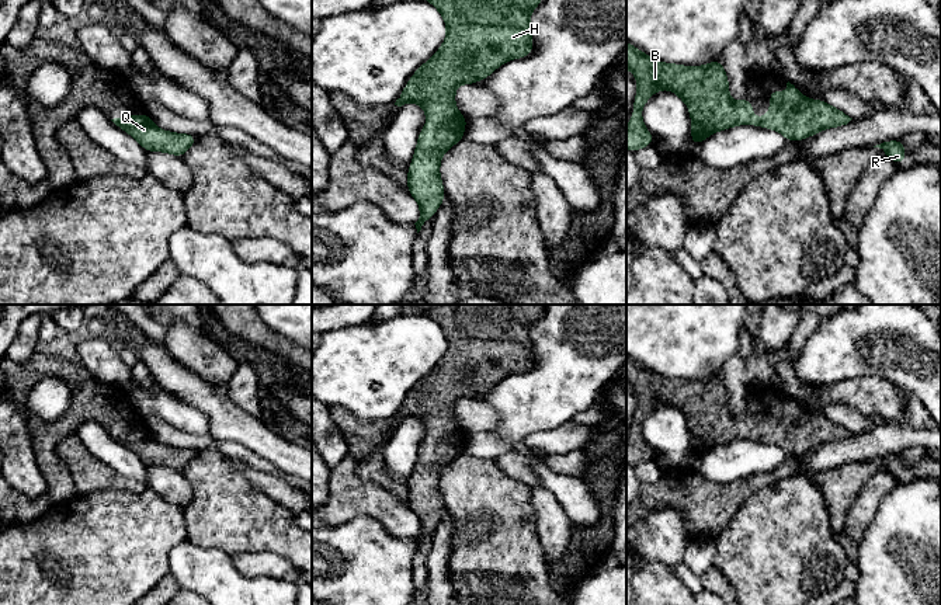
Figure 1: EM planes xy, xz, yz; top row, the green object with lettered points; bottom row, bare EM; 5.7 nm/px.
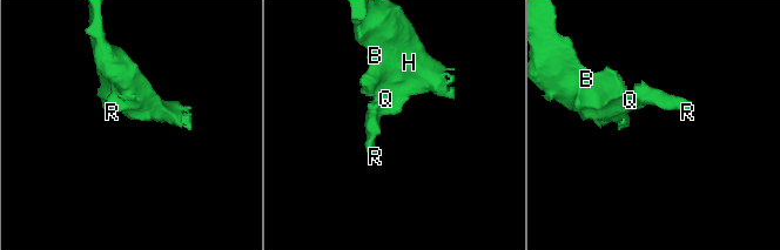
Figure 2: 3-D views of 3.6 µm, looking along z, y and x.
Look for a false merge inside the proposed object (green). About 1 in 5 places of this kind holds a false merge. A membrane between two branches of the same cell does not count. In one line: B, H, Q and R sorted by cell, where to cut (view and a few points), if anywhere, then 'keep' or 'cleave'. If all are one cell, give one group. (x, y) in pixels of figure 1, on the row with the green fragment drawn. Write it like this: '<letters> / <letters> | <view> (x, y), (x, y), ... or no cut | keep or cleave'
B H Q R | no cut | keep

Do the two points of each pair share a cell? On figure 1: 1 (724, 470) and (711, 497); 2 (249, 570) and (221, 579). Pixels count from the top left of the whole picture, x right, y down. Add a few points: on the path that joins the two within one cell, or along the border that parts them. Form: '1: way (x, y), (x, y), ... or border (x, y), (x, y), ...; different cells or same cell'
1: border (693, 463), (718, 483), (750, 476); different cells
2: border (231, 557), (231, 562), (243, 576), (270, 577); different cells

